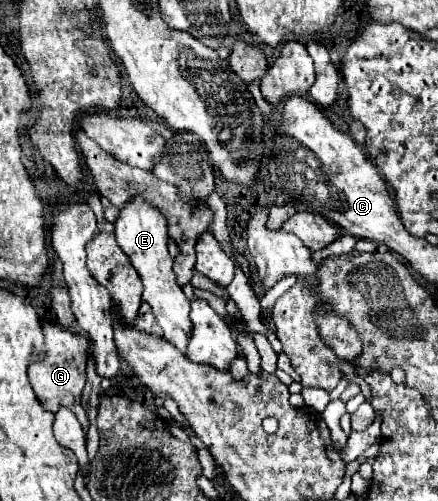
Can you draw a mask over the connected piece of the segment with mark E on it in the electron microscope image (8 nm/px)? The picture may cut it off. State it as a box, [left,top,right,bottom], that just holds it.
[114,195,192,351]

